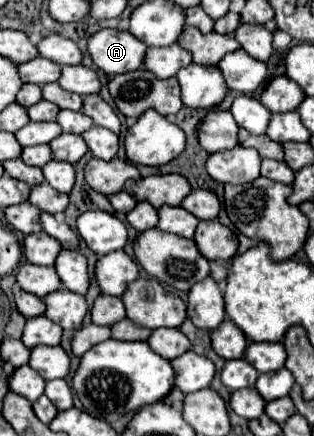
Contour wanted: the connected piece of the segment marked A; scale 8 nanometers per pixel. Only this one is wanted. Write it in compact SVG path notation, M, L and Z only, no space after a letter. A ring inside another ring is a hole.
M99 30L95 32L87 42L89 54L93 62L107 74L127 74L133 70L139 70L145 60L147 46L123 30Z

